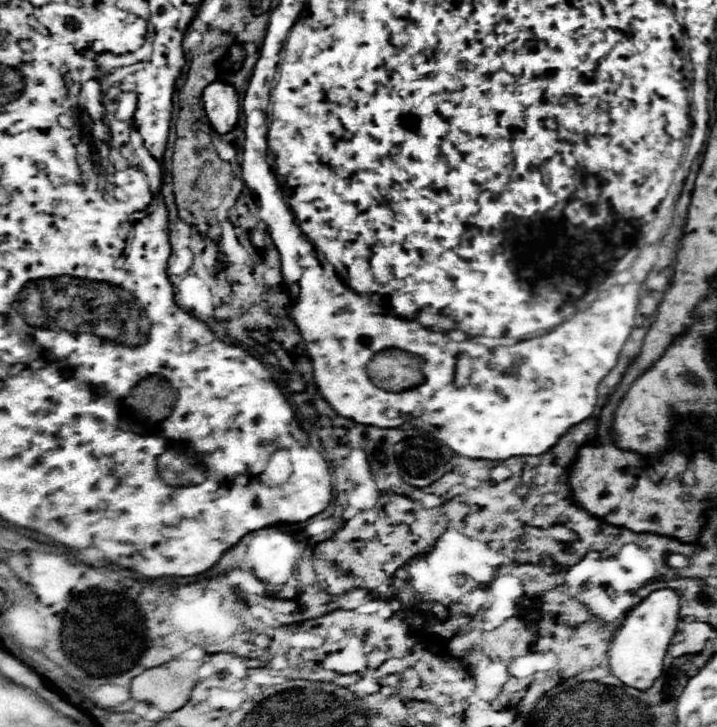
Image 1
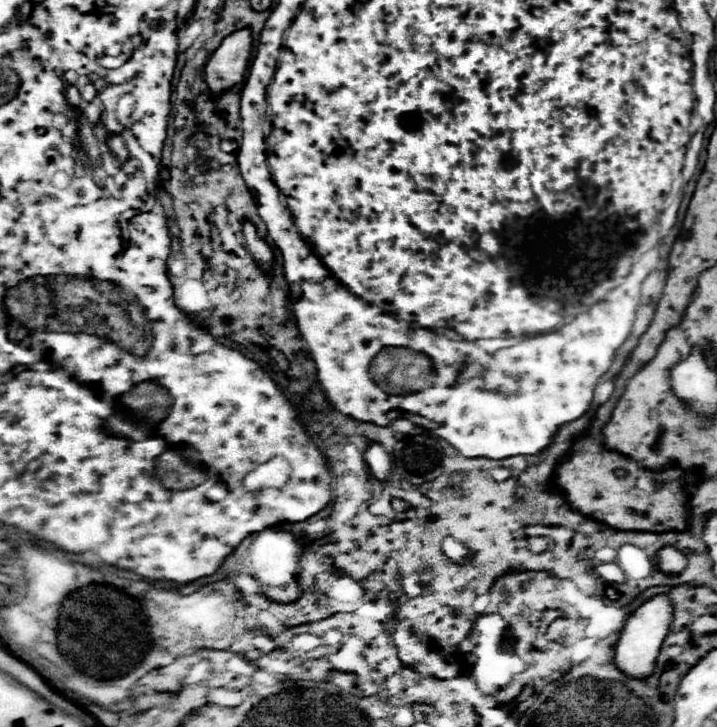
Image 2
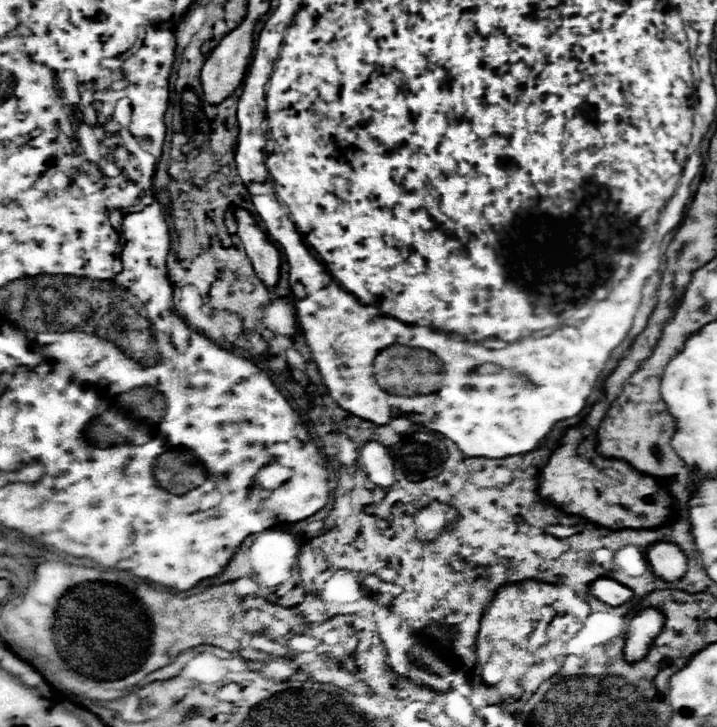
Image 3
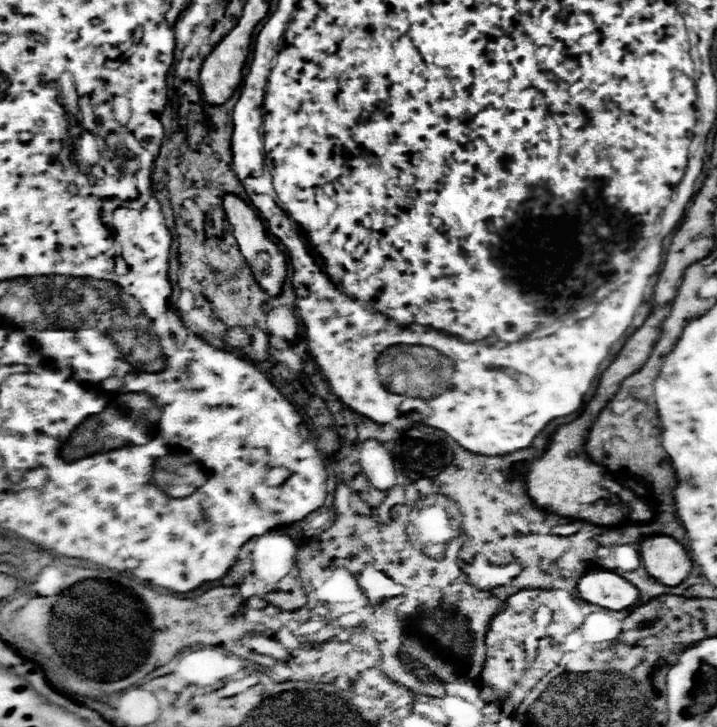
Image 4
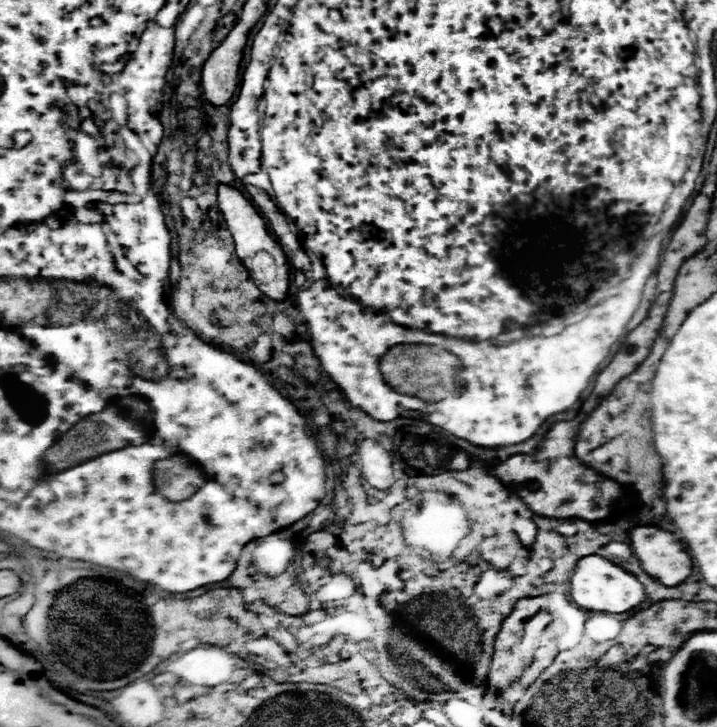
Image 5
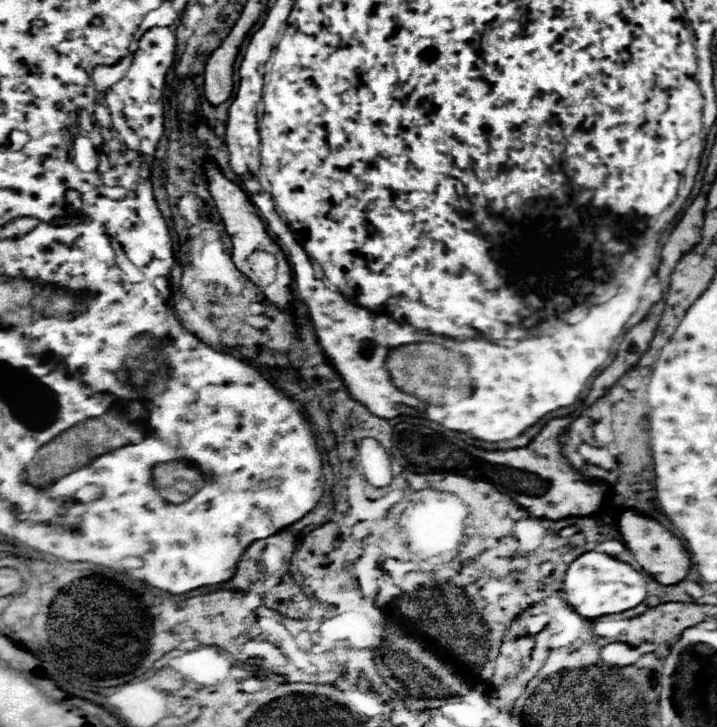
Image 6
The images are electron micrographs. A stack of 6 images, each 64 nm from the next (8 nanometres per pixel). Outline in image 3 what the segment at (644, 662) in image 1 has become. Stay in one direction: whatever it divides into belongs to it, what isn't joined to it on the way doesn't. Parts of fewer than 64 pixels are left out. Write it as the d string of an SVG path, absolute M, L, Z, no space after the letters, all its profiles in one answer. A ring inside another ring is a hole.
M644 608L640 610L632 620L630 628L624 636L624 660L634 664L638 660L644 660L654 646L654 640L658 638L658 632L662 632L662 624L666 618L658 608Z

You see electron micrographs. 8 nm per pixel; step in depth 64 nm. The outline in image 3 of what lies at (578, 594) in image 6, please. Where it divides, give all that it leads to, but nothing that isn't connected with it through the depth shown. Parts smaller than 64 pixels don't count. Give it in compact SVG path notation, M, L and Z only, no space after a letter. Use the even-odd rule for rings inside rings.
M598 578L598 580L590 586L590 592L592 592L598 600L602 600L602 602L606 602L606 604L610 604L610 606L620 606L620 604L624 604L626 600L632 598L632 590L630 590L630 588L618 584L616 580L610 580L610 578Z

